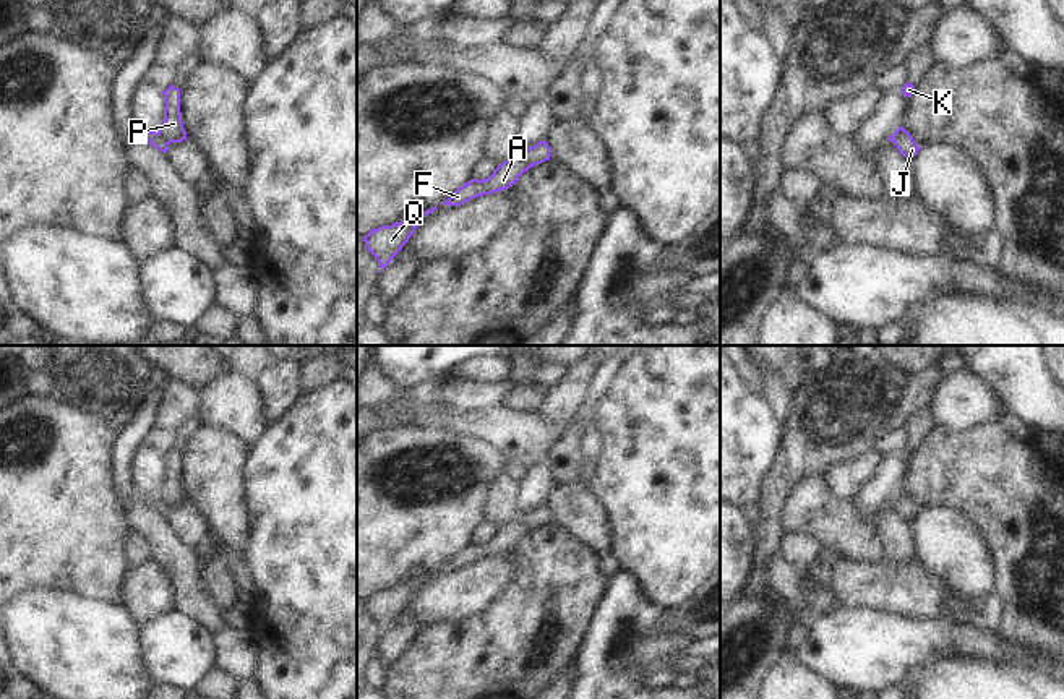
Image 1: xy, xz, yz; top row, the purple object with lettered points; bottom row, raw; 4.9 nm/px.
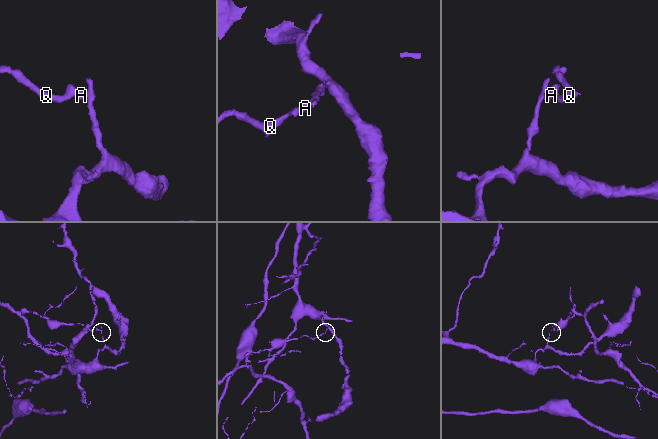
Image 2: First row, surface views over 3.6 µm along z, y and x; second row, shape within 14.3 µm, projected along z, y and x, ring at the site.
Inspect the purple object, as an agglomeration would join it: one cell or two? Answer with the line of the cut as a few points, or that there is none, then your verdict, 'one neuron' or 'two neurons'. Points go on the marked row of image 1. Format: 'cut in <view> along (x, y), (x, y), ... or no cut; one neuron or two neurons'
cut in xy along (158, 132), (167, 145); two neurons

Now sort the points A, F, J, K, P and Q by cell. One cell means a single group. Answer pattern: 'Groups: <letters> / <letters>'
Groups: A F J Q / K P.

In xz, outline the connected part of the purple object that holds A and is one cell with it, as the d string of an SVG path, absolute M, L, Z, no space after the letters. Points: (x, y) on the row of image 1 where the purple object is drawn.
M521 156L513 157L509 161L504 161L498 164L498 167L493 170L493 174L488 178L477 180L472 178L462 187L459 187L446 201L441 204L446 206L461 206L474 198L496 193L501 190L508 190L511 185L514 185L519 177L527 172L532 165L529 165Z

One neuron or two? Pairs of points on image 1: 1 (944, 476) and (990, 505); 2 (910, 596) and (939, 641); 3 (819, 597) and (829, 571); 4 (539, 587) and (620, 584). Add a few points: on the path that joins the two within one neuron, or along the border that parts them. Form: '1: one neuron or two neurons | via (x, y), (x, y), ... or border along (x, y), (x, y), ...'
1: one neuron | via (956, 476), (961, 476), (978, 493)
2: two neurons | border along (886, 612), (907, 617), (949, 618), (961, 623)
3: two neurons | border along (839, 553), (810, 570), (836, 605)
4: two neurons | border along (607, 579), (602, 597), (589, 620)

